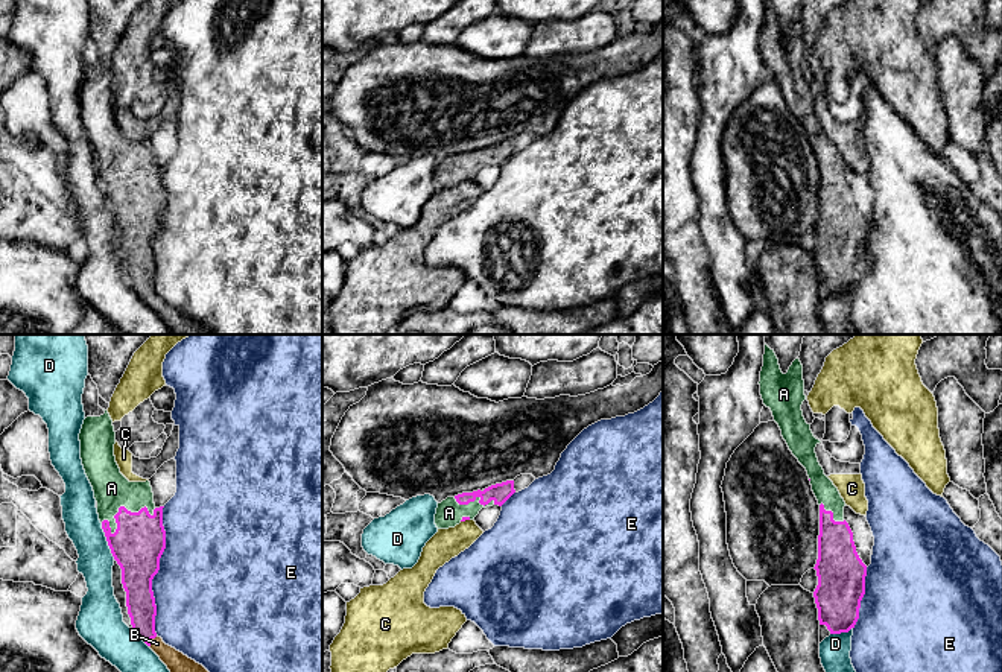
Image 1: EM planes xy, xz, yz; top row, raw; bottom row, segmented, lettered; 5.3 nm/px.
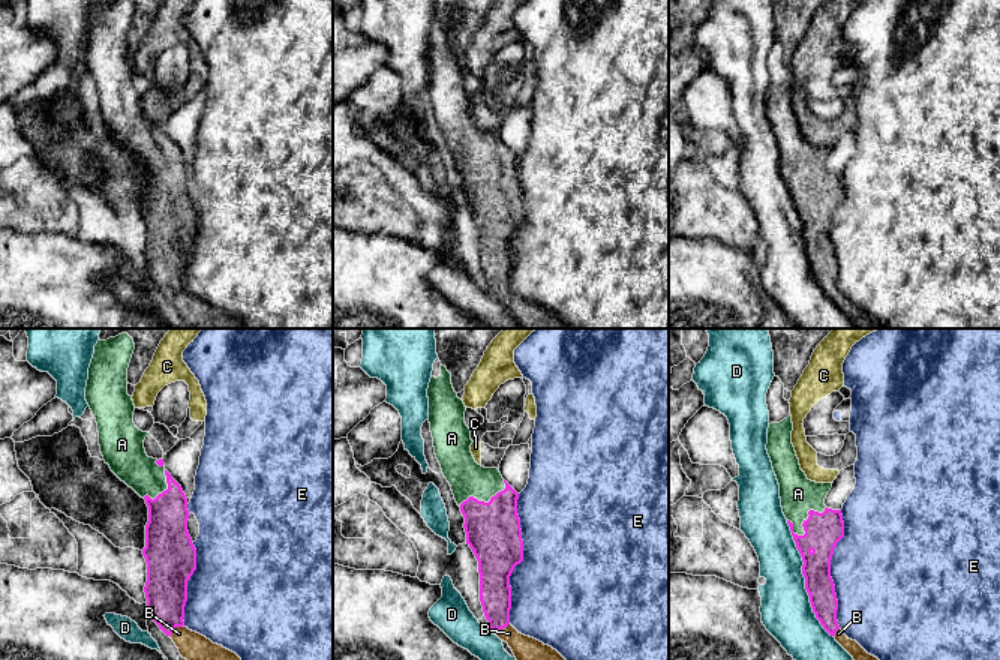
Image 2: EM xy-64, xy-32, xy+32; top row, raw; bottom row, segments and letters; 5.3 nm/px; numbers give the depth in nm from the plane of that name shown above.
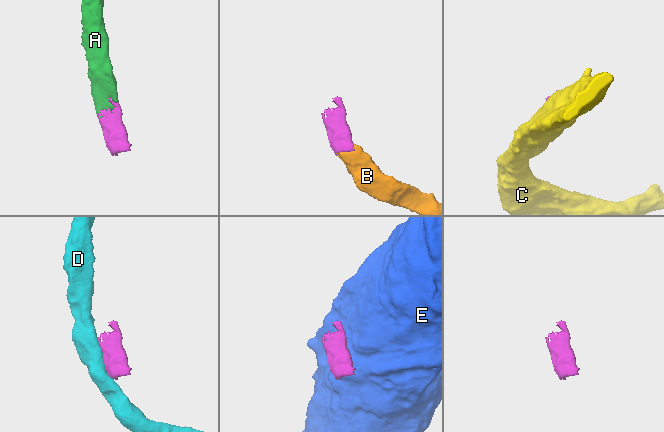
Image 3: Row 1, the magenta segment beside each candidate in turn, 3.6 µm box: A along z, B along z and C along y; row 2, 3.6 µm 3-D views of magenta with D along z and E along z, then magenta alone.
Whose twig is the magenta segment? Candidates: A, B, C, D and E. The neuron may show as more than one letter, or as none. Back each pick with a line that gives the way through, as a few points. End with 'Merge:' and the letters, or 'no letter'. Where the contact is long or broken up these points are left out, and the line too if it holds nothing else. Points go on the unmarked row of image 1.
B: Path across: xy (140, 260), (143, 286), (151, 298), (184, 330)
Merge: A, B

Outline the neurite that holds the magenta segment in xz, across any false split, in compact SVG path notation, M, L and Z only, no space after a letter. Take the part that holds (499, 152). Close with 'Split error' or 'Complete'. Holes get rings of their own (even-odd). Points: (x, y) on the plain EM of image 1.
M506 140L482 151L477 149L447 157L438 163L435 184L438 189L449 189L461 181L474 179L482 167L493 164L502 166L514 152L514 140Z. Split error

